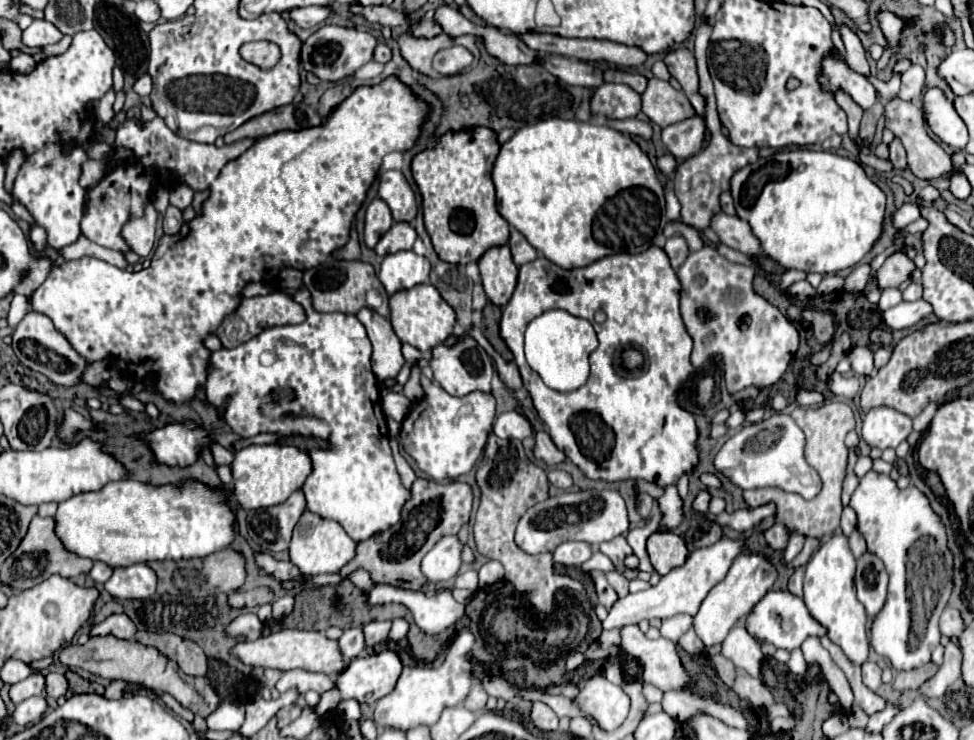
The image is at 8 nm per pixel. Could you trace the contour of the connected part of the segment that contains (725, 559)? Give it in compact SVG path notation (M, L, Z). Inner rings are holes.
M723 537L721 541L717 541L711 547L705 549L695 549L689 559L673 569L669 575L661 577L661 581L655 587L649 587L647 591L639 591L639 593L629 593L627 597L619 599L613 609L609 611L607 619L603 621L603 629L615 629L621 625L629 625L629 623L639 623L643 619L665 619L669 617L669 611L685 611L689 615L695 615L695 611L699 611L699 603L707 597L707 591L711 591L711 587L715 587L715 583L721 583L727 575L727 571L731 569L731 563L735 561L735 557L747 547L747 539L731 539L731 537Z

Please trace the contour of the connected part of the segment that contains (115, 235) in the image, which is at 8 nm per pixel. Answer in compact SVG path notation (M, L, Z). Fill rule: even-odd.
M159 117L151 121L125 119L115 131L115 143L111 145L111 149L129 149L133 151L133 157L127 163L115 163L95 187L87 189L81 217L81 235L109 249L117 249L123 253L131 251L121 235L121 229L127 221L143 217L145 207L153 201L155 179L161 179L169 189L185 183L193 191L209 191L219 177L219 171L229 161L243 155L251 145L255 145L255 139L243 139L219 149L215 145L195 143L175 135Z

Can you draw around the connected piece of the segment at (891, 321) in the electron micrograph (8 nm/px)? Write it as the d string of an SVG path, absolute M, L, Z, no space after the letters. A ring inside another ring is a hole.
M923 299L919 301L913 301L913 303L907 303L907 301L901 301L899 305L887 309L883 313L883 321L889 329L907 329L907 327L913 327L917 325L921 319L925 319L929 313L931 313L931 305Z

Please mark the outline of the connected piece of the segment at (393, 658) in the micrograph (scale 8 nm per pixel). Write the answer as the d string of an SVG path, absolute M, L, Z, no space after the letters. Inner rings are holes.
M381 651L377 655L369 655L369 657L355 657L339 675L335 681L335 687L331 691L325 691L321 695L321 701L317 703L315 711L317 715L327 715L329 711L333 711L341 701L345 699L357 699L359 703L375 703L377 699L381 699L383 695L387 695L397 679L401 675L401 659L397 657L397 653L393 651Z

